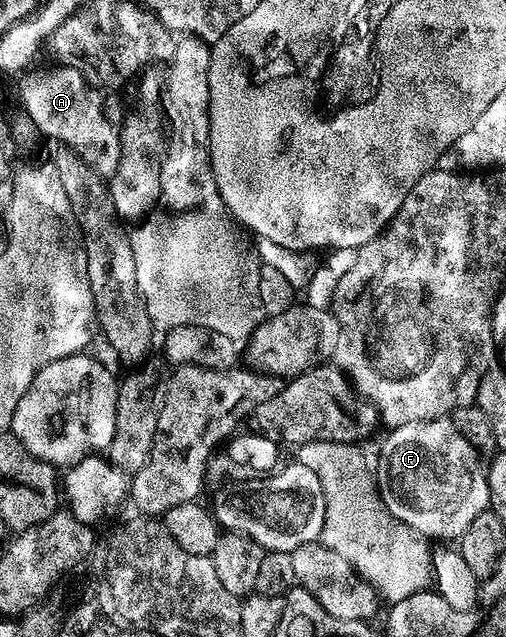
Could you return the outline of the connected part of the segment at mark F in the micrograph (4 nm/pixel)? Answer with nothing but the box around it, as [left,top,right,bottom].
[375,416,490,539]

